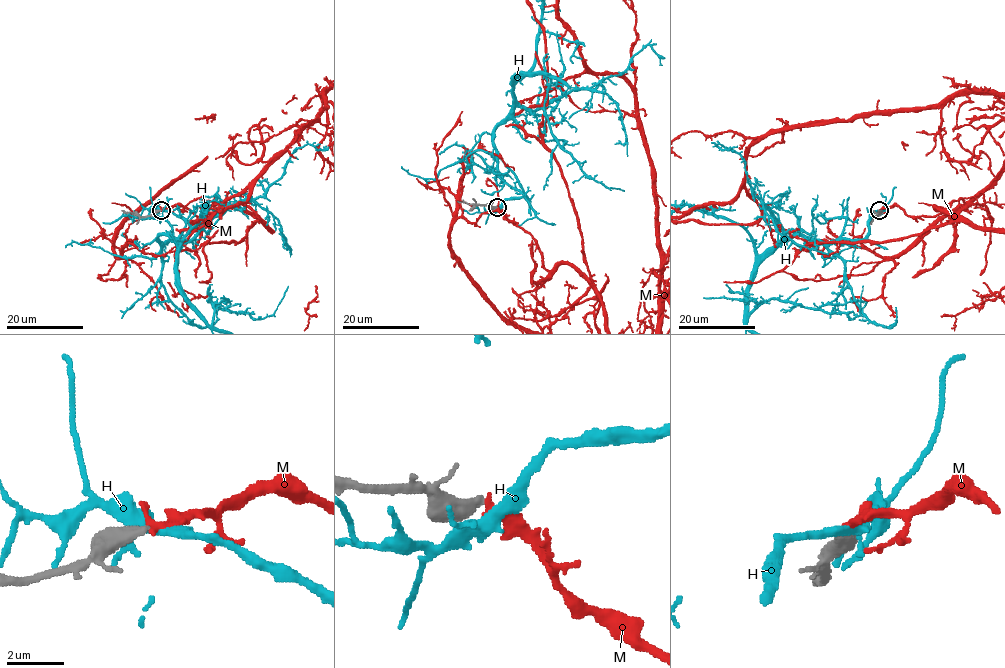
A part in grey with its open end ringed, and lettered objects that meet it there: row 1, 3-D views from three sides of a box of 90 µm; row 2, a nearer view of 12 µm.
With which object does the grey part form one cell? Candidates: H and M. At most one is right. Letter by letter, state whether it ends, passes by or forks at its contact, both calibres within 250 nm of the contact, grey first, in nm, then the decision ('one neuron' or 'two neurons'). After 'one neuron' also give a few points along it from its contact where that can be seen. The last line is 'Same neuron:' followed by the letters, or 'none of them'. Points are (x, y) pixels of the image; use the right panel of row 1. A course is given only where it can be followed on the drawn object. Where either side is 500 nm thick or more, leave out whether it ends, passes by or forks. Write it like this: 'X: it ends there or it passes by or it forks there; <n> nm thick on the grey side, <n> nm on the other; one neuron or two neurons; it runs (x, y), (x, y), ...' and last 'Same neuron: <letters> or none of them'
H: 700 nm thick on the grey side, 380 nm on the other; two neurons
M: it passes by; 420 nm thick on the grey side, 200 nm on the other; one neuron
Same neuron: M

